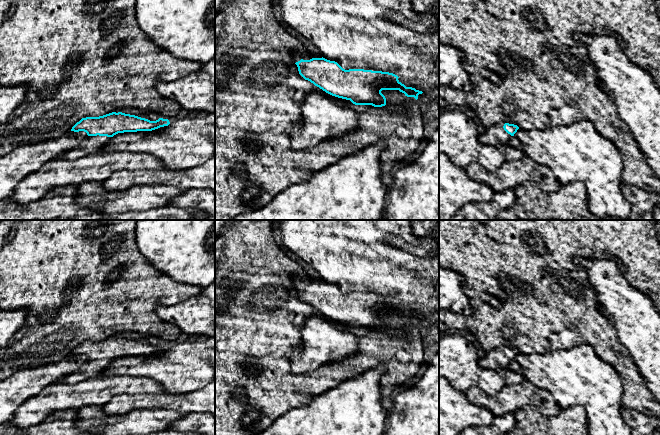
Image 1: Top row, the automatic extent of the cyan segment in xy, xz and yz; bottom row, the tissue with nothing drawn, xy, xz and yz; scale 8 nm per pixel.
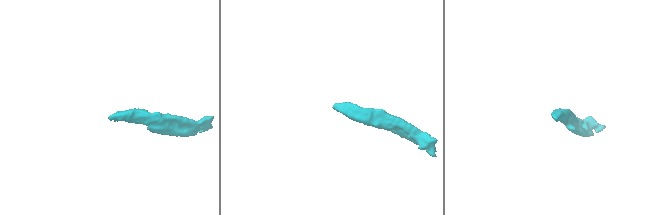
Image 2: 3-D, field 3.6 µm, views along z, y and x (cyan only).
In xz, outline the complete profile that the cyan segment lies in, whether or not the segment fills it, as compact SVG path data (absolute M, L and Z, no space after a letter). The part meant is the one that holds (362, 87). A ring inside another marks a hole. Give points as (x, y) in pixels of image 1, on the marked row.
M312 58L310 60L303 60L295 63L298 67L299 74L305 79L319 87L326 93L350 100L355 105L372 105L374 107L382 107L386 105L386 98L381 93L382 90L399 90L407 97L414 97L418 99L418 95L422 91L416 90L412 87L406 87L398 80L398 76L382 71L372 71L364 69L343 69L337 62L330 61L325 58Z

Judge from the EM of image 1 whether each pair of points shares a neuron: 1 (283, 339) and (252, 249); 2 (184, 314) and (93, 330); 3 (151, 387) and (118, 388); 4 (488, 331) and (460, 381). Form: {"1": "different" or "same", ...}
{"1": "same", "2": "different", "3": "same", "4": "different"}

